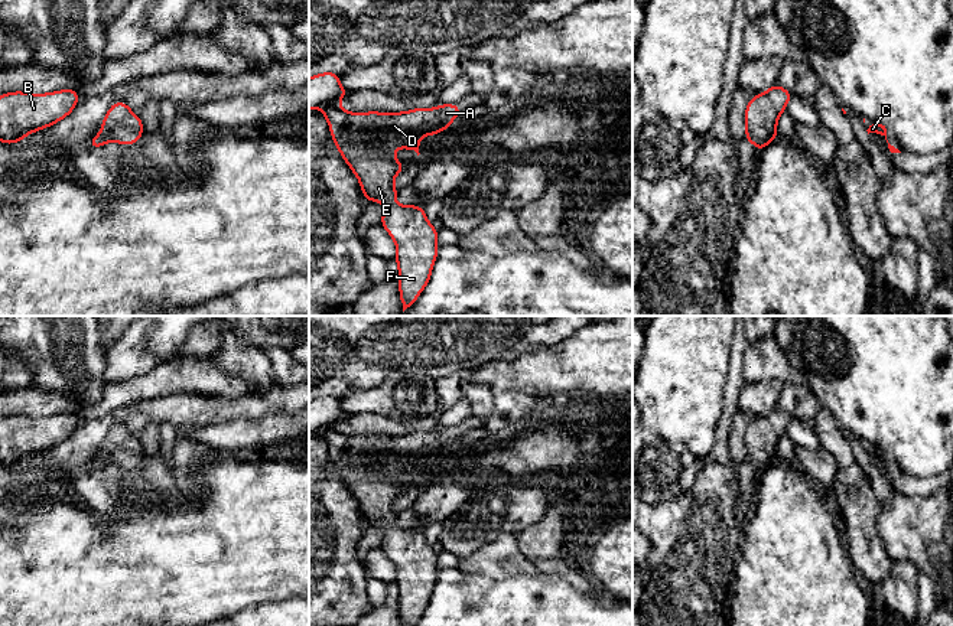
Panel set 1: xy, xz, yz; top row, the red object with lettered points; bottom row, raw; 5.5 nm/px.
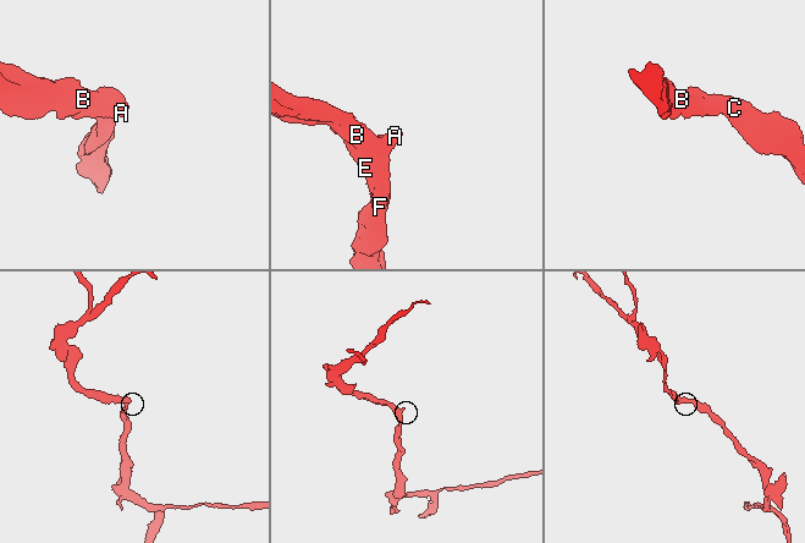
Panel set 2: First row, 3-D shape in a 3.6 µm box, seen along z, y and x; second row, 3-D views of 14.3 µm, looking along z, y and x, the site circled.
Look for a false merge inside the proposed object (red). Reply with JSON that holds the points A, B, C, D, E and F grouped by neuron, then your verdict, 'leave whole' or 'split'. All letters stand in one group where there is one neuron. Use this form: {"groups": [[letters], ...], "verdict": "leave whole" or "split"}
{"groups": [["A", "B", "C", "D", "E", "F"]], "verdict": "leave whole"}

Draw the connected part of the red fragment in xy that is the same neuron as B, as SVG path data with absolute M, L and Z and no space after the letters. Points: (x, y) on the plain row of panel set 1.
M75 413L49 417L16 414L0 418L0 464L13 467L29 456L61 444L72 436L78 424Z

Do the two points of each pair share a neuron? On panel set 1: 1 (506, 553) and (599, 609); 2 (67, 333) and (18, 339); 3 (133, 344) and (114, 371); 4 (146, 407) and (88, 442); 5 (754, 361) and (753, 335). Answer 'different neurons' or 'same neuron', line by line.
1: different neurons
2: same neuron
3: same neuron
4: same neuron
5: different neurons

